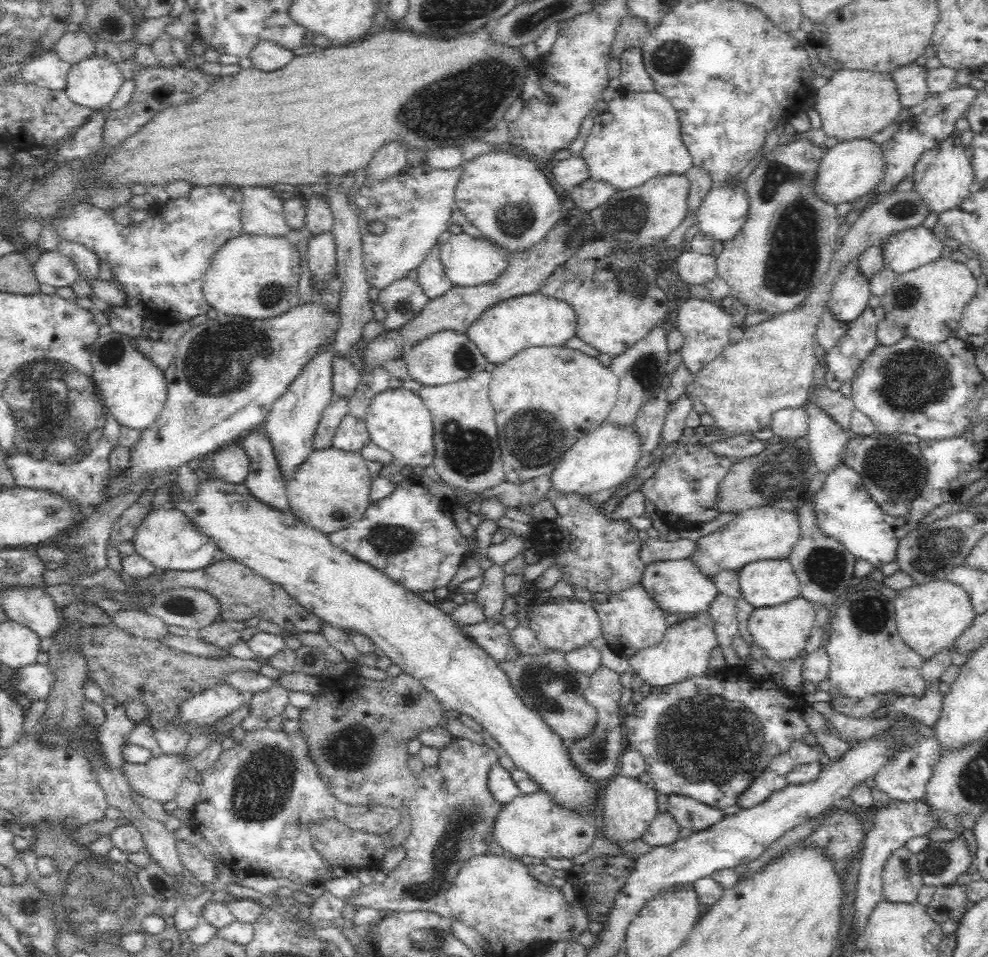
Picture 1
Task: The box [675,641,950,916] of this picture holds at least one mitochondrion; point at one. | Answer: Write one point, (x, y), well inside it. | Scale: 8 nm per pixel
(908, 867)

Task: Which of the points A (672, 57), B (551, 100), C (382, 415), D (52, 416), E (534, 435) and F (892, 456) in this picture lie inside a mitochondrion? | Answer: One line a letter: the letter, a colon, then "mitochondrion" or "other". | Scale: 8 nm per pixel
A: mitochondrion
B: other
C: other
D: mitochondrion
E: mitochondrion
F: mitochondrion

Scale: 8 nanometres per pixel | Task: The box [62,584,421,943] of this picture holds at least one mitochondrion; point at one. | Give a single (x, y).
(104, 895)

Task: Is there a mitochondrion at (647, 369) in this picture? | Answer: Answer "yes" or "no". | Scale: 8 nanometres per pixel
yes

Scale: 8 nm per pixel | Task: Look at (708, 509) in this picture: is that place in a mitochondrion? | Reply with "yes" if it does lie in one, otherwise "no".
no

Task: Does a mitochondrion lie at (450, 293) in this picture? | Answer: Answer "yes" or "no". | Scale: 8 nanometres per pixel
no

